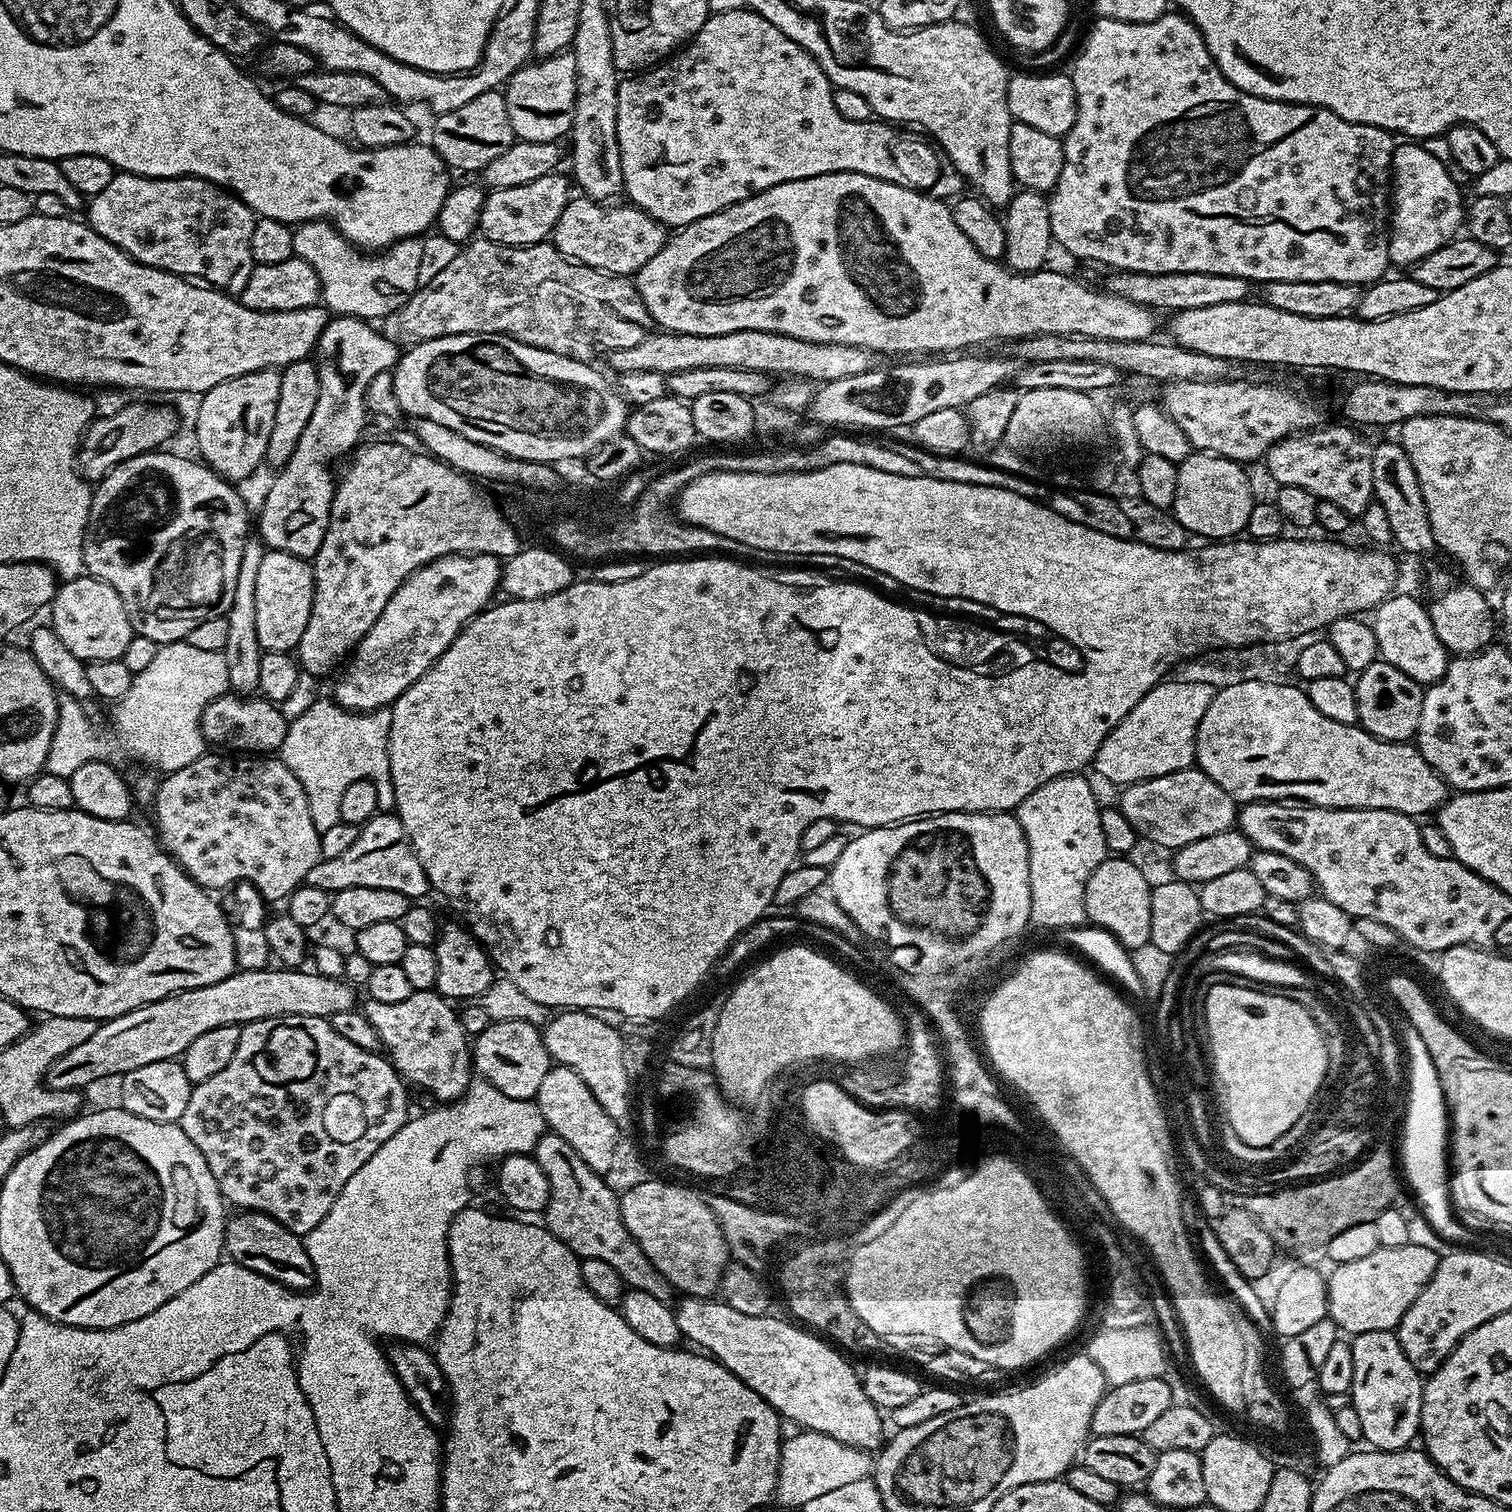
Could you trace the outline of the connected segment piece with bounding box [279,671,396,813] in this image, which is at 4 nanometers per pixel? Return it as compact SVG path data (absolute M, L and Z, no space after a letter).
M301 671L298 683L283 704L279 705L285 720L289 721L286 738L280 751L280 759L292 773L300 772L300 760L312 760L312 768L304 772L302 786L309 799L312 797L312 776L316 776L316 760L348 760L348 756L364 756L365 780L370 780L377 788L377 811L393 813L396 808L392 775L389 768L389 734L392 712L389 707L374 711L355 713L341 707L333 699L316 700L317 677Z

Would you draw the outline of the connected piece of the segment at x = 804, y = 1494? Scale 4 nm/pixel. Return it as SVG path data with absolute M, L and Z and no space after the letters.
M800 1430L797 1433L797 1436L792 1436L789 1440L787 1437L780 1445L775 1499L781 1500L786 1507L803 1509L806 1502L811 1502L838 1486L863 1480L873 1471L873 1457L865 1449L848 1446L821 1432Z

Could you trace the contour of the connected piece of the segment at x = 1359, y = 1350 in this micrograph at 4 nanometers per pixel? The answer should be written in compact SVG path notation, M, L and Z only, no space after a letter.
M1370 1330L1351 1337L1350 1343L1354 1354L1352 1408L1358 1410L1363 1439L1382 1452L1397 1452L1399 1448L1409 1447L1420 1432L1424 1393L1421 1373L1416 1371L1410 1358L1406 1358L1395 1331Z

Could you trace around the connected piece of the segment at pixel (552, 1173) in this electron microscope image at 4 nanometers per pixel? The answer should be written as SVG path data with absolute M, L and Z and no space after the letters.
M551 1130L545 1131L543 1138L536 1143L534 1155L538 1166L542 1166L542 1174L546 1174L546 1182L550 1182L550 1198L542 1213L544 1227L568 1245L580 1260L598 1258L598 1262L607 1262L628 1288L646 1290L646 1294L654 1298L671 1301L674 1296L672 1283L658 1270L658 1266L650 1262L650 1258L646 1258L642 1246L638 1246L630 1230L626 1230L620 1196L604 1181L607 1179L590 1170L590 1166L578 1158L578 1150Z

